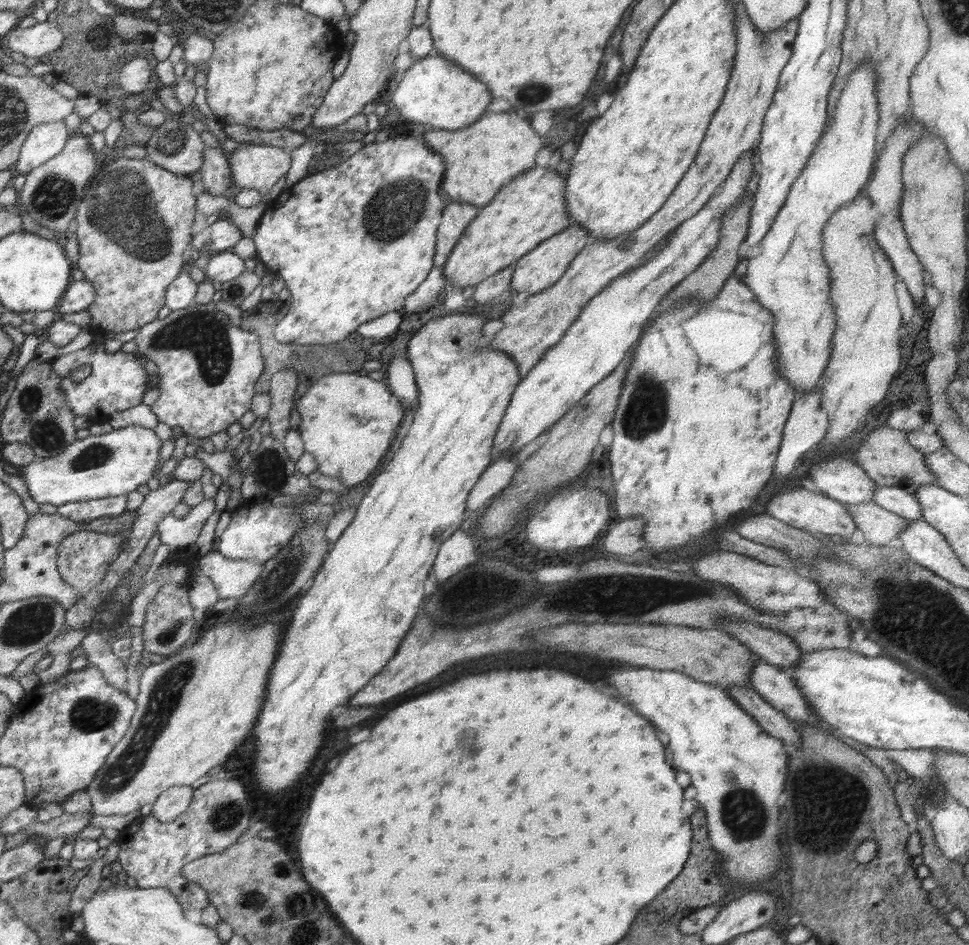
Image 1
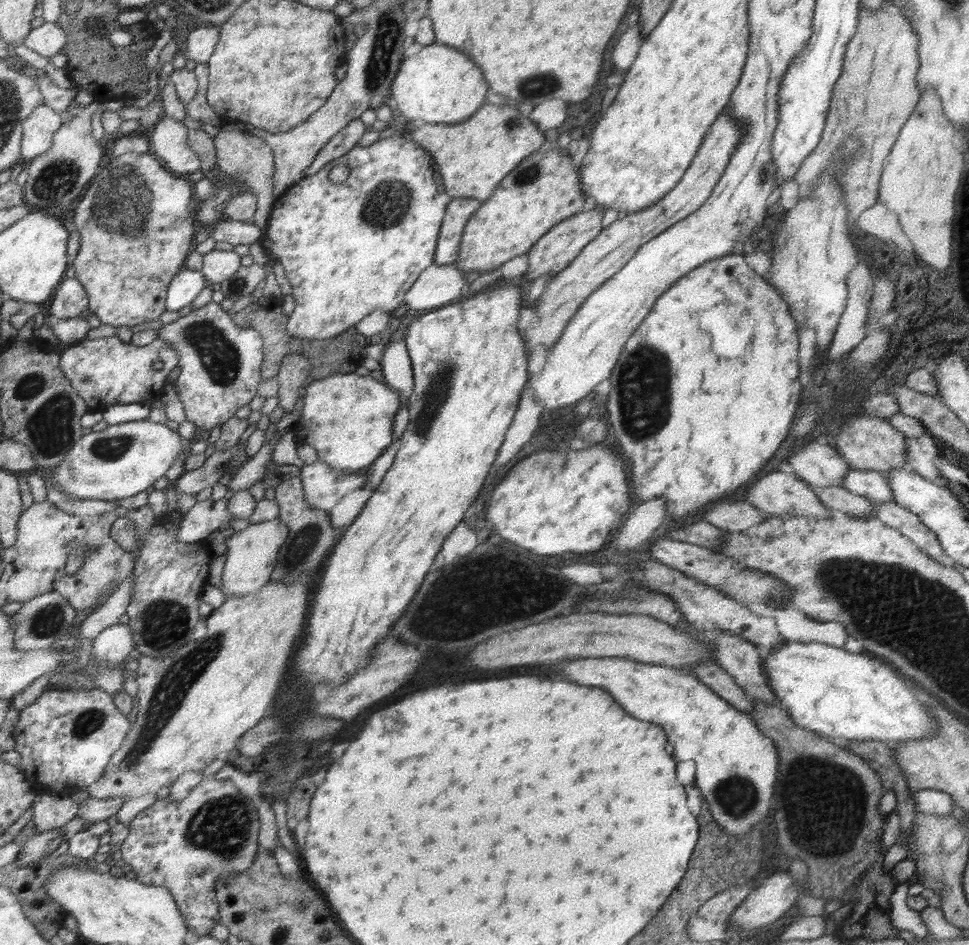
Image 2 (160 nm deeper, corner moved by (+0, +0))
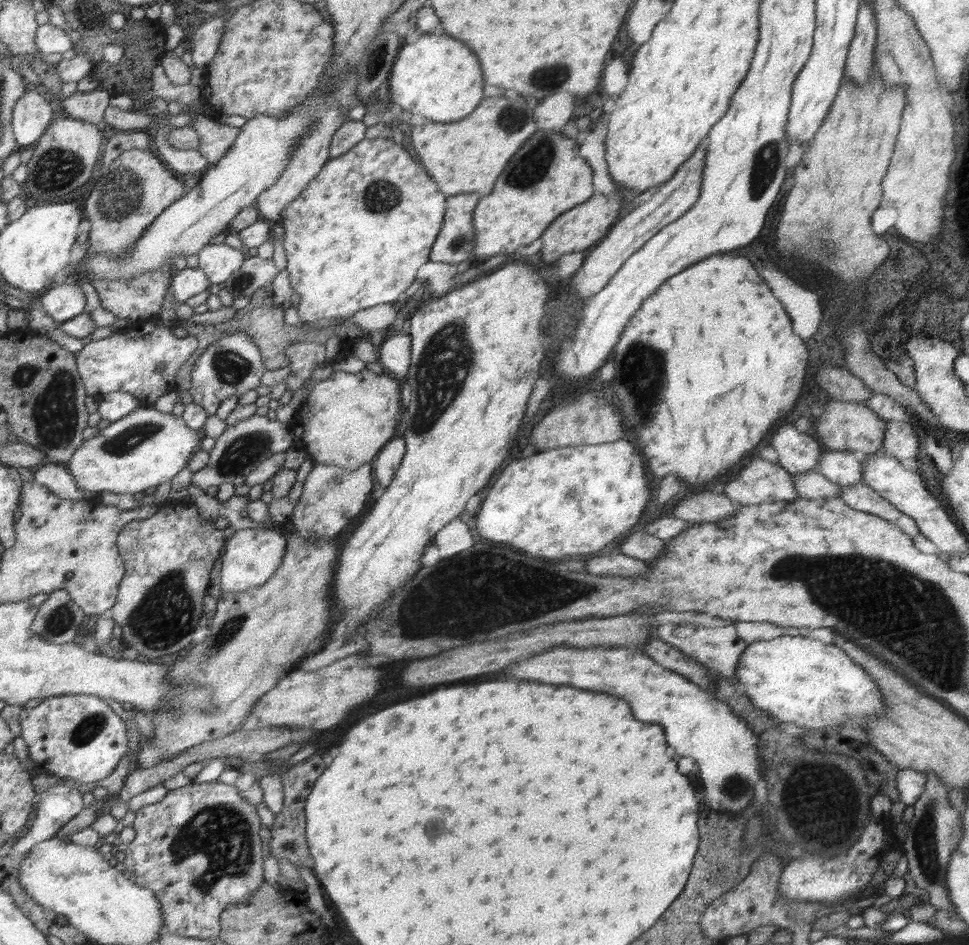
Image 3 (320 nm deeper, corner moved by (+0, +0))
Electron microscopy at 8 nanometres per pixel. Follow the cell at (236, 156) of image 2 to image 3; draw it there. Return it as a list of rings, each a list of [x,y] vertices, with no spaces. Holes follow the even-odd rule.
[[[190,112],[190,115],[194,117],[191,128],[199,135],[199,152],[207,157],[210,164],[222,160],[234,146],[241,133],[240,128],[220,124],[204,112]]]

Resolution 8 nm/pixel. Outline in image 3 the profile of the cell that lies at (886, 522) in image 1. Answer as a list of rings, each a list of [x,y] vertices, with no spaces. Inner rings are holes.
[[[817,471],[792,473],[791,477],[794,491],[802,498],[839,498],[841,486],[826,479]]]

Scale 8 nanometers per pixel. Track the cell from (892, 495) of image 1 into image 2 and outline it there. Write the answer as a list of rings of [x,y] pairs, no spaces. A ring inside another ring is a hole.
[[[850,469],[843,477],[841,487],[845,490],[870,501],[893,501],[890,485],[882,473]]]

